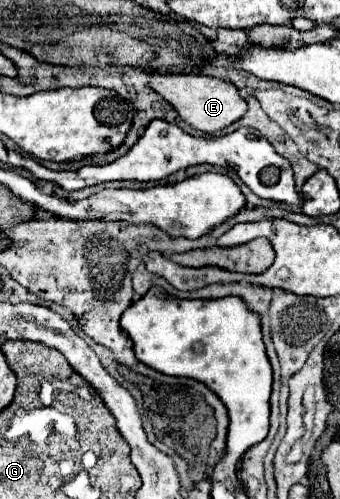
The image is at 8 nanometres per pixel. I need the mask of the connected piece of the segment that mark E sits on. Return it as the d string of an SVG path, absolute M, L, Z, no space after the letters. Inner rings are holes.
M152 71L148 77L148 85L156 93L160 93L188 125L192 125L194 129L204 131L204 133L220 131L220 129L228 127L230 123L238 121L246 113L246 101L242 101L238 89L232 87L230 81L224 81L218 77L208 77L208 75L200 75L200 73L190 73L190 75L166 73L166 75L162 75L162 73Z

